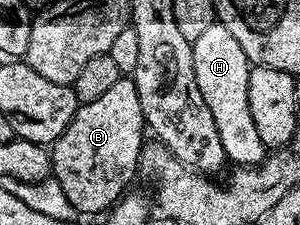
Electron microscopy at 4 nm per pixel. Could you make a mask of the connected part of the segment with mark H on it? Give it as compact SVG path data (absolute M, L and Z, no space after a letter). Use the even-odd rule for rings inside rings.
M217 21L208 25L200 37L196 37L191 51L196 83L216 121L216 130L220 133L227 160L238 167L257 167L266 158L268 148L260 141L260 133L256 133L256 125L252 122L252 109L248 109L250 59L244 49L240 49L236 37L232 37L232 33L228 33L228 29Z

